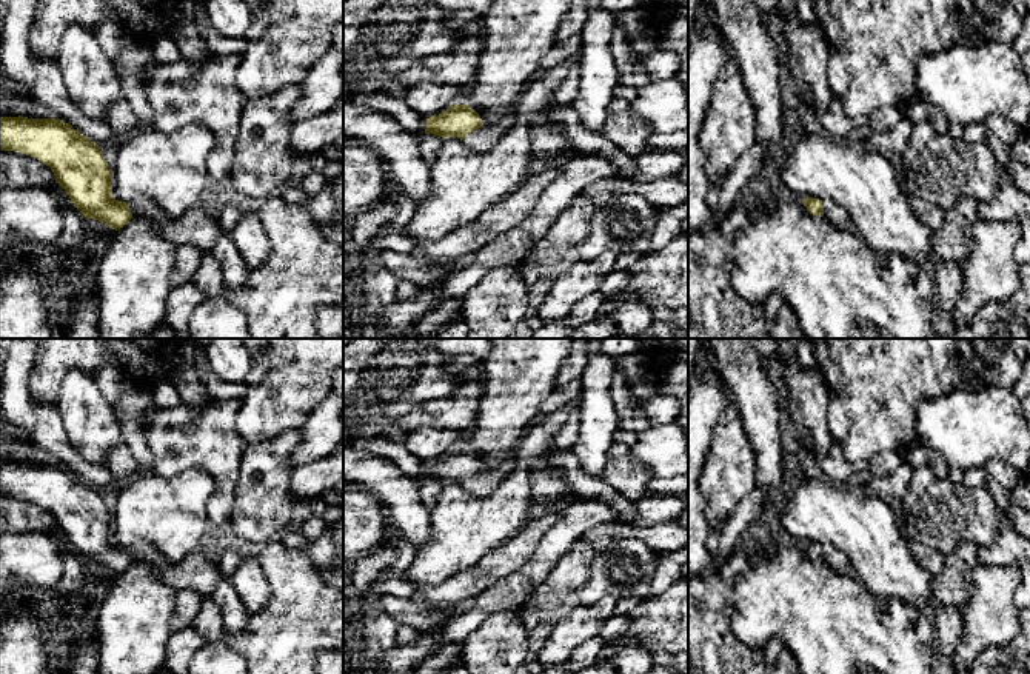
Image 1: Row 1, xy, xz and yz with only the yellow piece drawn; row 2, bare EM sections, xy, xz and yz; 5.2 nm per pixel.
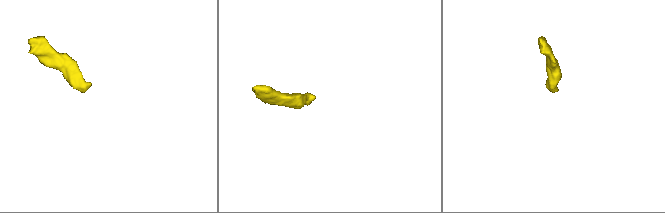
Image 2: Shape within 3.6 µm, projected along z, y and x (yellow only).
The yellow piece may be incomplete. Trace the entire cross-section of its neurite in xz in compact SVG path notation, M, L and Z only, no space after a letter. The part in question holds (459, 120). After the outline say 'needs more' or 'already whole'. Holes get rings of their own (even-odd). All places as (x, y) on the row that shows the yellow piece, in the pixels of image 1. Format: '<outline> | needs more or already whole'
M454 105L442 114L426 118L425 134L442 138L457 137L470 149L483 152L491 149L513 123L513 115L507 114L493 125L485 126L473 108Z | needs more

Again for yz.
M804 199L804 206L813 215L825 217L834 228L839 229L853 229L851 219L847 211L836 205L833 200L819 200L819 199Z | needs more

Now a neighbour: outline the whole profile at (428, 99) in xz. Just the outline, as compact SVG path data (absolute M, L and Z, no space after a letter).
M430 82L405 88L402 100L425 118L439 115L456 103L460 103L457 86Z

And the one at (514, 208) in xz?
M556 166L530 174L517 189L491 206L474 223L465 225L437 242L416 242L410 254L428 263L442 263L477 252L493 239L523 222L545 188L556 180L559 171L560 166Z

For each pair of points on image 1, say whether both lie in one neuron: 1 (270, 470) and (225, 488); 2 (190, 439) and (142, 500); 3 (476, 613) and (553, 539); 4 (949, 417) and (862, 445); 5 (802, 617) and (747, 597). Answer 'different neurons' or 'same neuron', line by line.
1: different neurons
2: different neurons
3: same neuron
4: different neurons
5: same neuron

